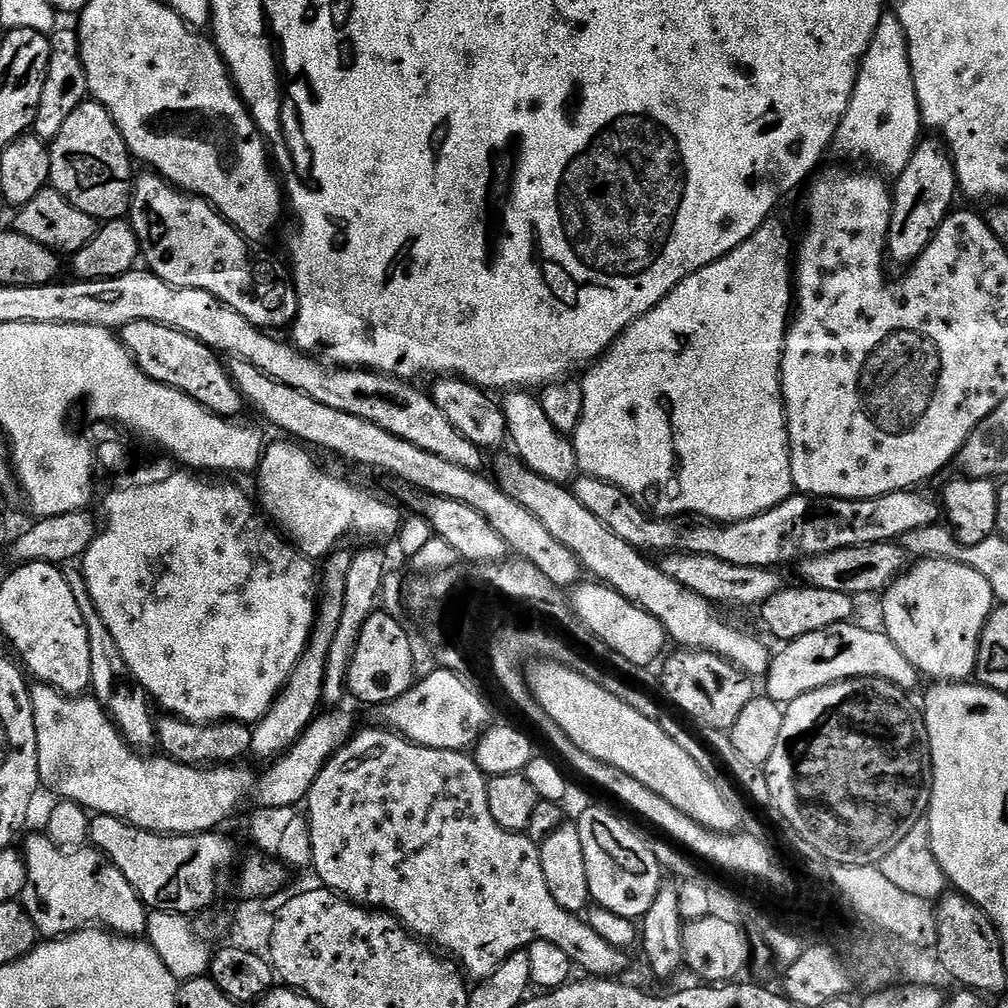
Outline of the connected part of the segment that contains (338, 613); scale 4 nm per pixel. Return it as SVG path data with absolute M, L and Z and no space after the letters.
M332 554L322 564L322 591L318 596L318 611L316 623L312 626L312 637L308 640L302 658L294 666L284 689L276 695L276 700L270 706L268 713L262 719L251 725L253 757L275 761L276 757L283 756L294 742L311 726L322 706L323 679L326 678L327 654L333 645L335 631L338 630L339 619L342 618L344 591L347 586L347 571L350 570L352 556Z

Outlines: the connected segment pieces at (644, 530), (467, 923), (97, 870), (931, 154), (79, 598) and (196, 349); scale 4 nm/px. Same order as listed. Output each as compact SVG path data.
M580 474L571 481L570 487L574 498L578 498L610 534L618 534L622 542L645 554L689 552L718 558L734 566L773 570L779 569L779 564L795 565L839 548L894 542L909 530L918 530L918 526L937 523L942 516L937 497L935 500L932 496L923 496L920 490L905 490L865 500L793 494L762 514L724 523L703 518L653 518L621 488L605 480Z
M375 727L364 728L361 732L359 729L348 743L341 746L325 762L324 768L314 778L308 791L306 823L312 847L312 868L320 875L319 883L335 892L336 895L351 900L353 904L395 916L413 936L435 946L441 953L449 952L449 954L444 954L451 957L462 969L463 975L472 982L490 978L490 974L494 974L497 966L506 962L506 958L510 958L510 954L523 952L539 940L554 942L554 946L562 949L571 958L573 965L579 971L581 968L584 971L581 973L587 974L589 977L619 977L621 975L619 972L628 964L627 958L624 957L627 956L625 949L610 946L610 942L606 942L606 938L594 934L587 919L581 918L577 913L562 910L562 906L558 906L558 902L554 902L554 894L550 894L550 886L546 886L546 874L542 874L537 841L532 840L524 832L511 832L498 826L498 822L494 822L494 814L490 814L490 798L488 797L489 777L485 776L482 769L476 765L475 759L467 751L455 752L454 750L427 748L421 744L414 744L411 740L405 740L399 732L391 731L387 727Z
M40 834L25 842L22 855L28 875L22 903L41 937L69 936L71 932L93 926L118 936L140 938L145 935L149 909L138 898L134 886L126 882L126 874L111 864L99 848L81 846L65 851L46 834Z
M924 138L917 144L906 170L902 170L892 193L892 217L886 245L886 256L896 264L910 266L930 246L936 231L953 211L958 185L956 171L947 147L939 138Z
M68 566L63 569L66 582L70 590L74 590L74 602L78 602L78 610L82 610L82 618L86 622L88 641L90 642L90 692L96 701L102 706L102 710L112 719L112 724L124 737L124 743L137 750L152 750L157 747L156 720L148 709L150 697L139 684L135 683L129 673L126 662L118 650L118 644L114 642L110 632L106 630L106 624L98 614L94 606L94 600L90 598L90 592L86 590L86 580L83 571L76 566Z
M130 322L125 328L119 329L118 339L132 355L134 363L154 382L177 388L218 416L236 418L240 411L245 411L244 398L236 389L221 357L202 342L190 338L190 334L182 334L158 322Z

